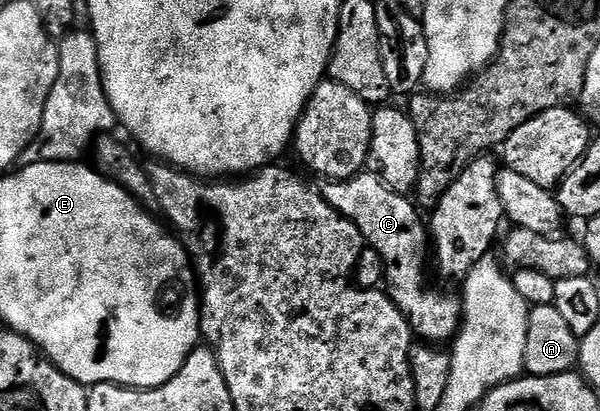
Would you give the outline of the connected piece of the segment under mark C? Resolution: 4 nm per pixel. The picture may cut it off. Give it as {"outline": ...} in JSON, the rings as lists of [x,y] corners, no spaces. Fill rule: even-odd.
{"outline":[[[363,172],[355,178],[330,180],[325,185],[321,187],[321,191],[328,204],[332,204],[336,212],[340,212],[348,220],[352,220],[356,228],[360,228],[362,241],[369,249],[384,256],[385,289],[410,322],[413,333],[430,344],[449,343],[462,325],[463,301],[461,297],[454,295],[453,298],[450,294],[430,290],[429,284],[426,283],[426,258],[428,262],[432,254],[432,238],[424,218],[418,215],[419,207],[413,201],[410,203],[411,199],[407,195],[392,192],[392,188],[384,185],[373,172]],[[421,294],[426,294],[426,306],[409,306],[403,302],[405,298],[418,298]]]}

